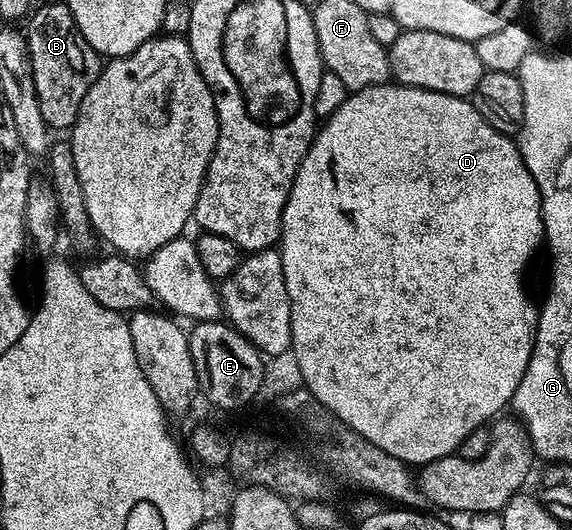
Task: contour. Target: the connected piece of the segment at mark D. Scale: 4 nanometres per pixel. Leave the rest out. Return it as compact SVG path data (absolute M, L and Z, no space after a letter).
M399 84L371 86L365 90L349 93L347 100L317 129L316 136L312 140L312 147L306 152L306 156L294 176L290 196L286 200L286 208L282 212L278 249L282 260L282 276L286 280L286 292L290 296L290 304L292 305L290 308L290 328L292 329L290 351L297 360L303 385L327 410L334 412L334 416L338 416L338 420L346 423L351 430L358 432L366 440L370 440L370 444L378 444L378 448L390 452L390 456L394 456L406 464L437 462L439 458L449 457L459 447L460 442L466 440L466 436L470 436L470 432L479 430L485 424L491 423L503 411L500 409L511 403L518 384L522 384L522 376L530 364L538 321L537 303L532 303L528 299L527 292L524 291L524 269L527 268L532 253L539 246L541 249L544 241L544 216L540 213L540 189L534 176L530 176L530 172L522 160L519 145L509 135L490 128L490 124L486 124L486 120L482 120L482 116L473 108L468 98L455 98L442 92Z

